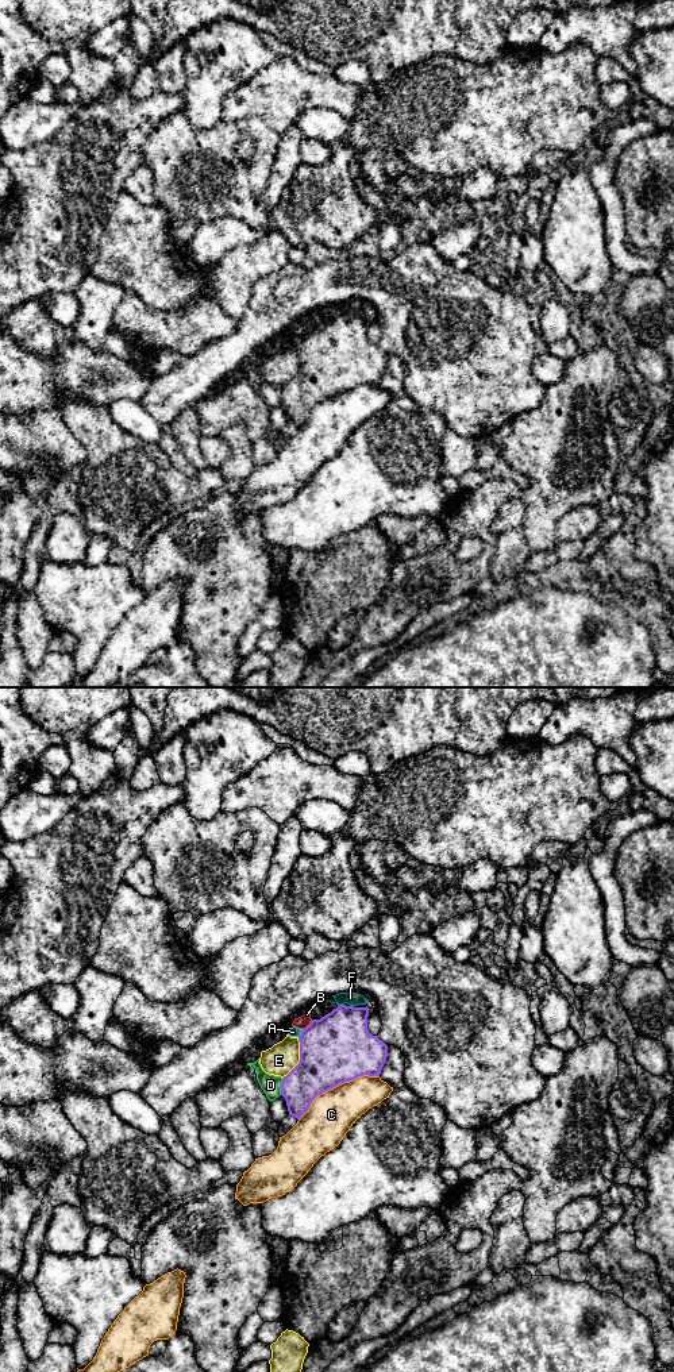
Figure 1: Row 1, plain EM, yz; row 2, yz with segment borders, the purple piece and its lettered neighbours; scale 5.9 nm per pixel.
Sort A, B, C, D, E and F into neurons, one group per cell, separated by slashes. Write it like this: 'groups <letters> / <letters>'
groups A B F / C / D / E

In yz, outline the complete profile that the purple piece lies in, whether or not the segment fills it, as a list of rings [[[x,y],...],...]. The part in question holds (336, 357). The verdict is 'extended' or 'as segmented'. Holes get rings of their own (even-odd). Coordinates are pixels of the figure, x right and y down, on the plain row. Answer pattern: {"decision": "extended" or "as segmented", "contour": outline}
{"decision": "as segmented", "contour": [[[340,313],[320,328],[312,328],[299,344],[300,370],[282,388],[281,404],[286,409],[289,424],[300,428],[312,409],[344,390],[358,385],[380,385],[386,370],[388,354],[367,338],[369,316]]]}

